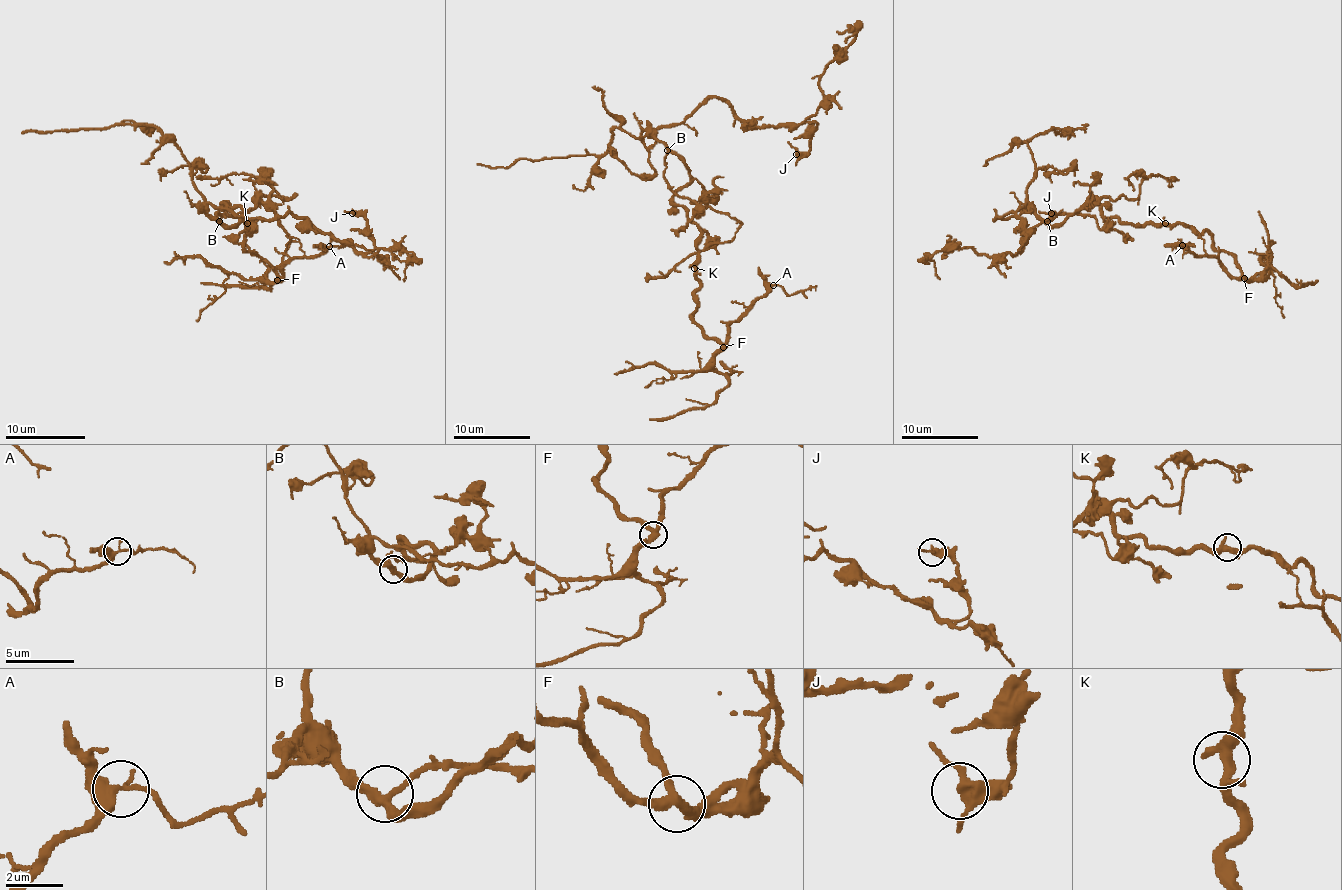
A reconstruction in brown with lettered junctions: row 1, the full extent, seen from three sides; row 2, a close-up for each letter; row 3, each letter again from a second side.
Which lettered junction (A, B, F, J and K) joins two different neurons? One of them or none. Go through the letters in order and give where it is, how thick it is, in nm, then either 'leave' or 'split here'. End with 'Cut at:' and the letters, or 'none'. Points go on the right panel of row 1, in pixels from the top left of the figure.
A: (1182, 245) | 320 nm | leave
B: (1047, 221) | 260 nm | leave
F: (1244, 278) | 320 nm | leave
J: (1051, 213) | 340 nm | leave
K: (1165, 223) | 340 nm | leave
Cut at: none

